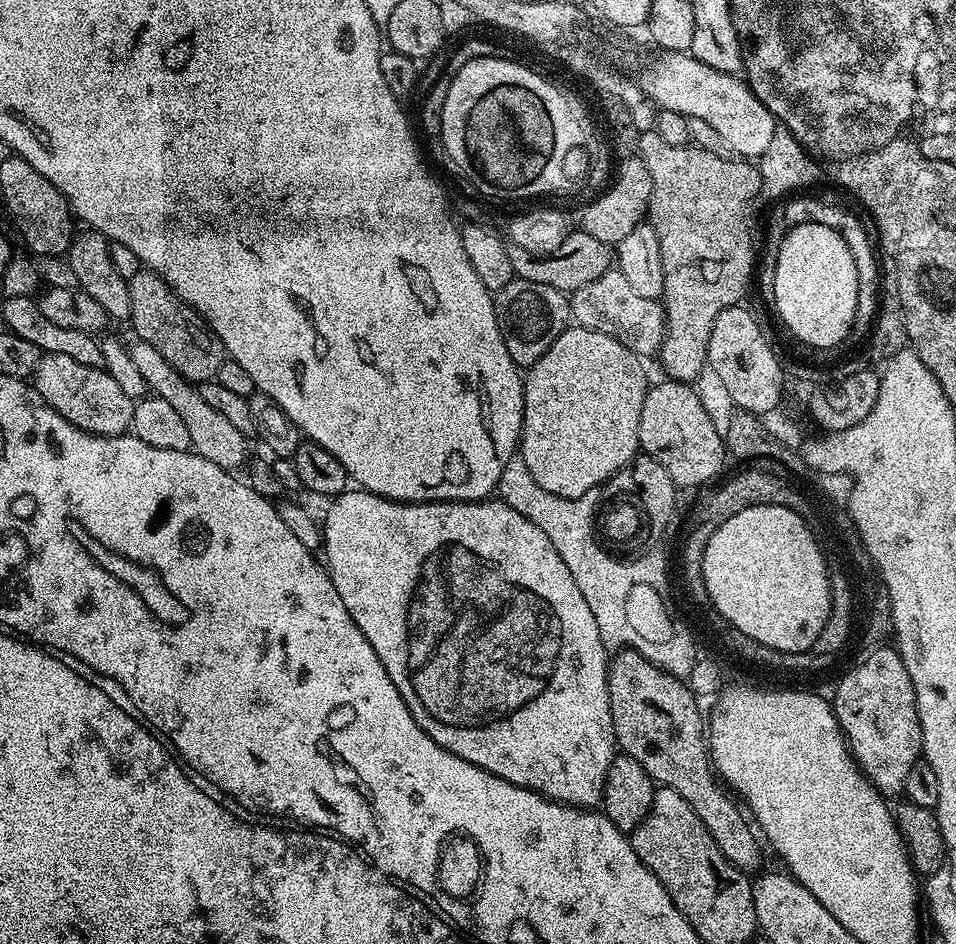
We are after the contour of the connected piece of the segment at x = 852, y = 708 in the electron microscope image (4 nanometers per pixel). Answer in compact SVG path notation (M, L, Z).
M876 646L872 653L865 658L861 664L856 664L844 677L840 680L840 685L836 688L836 697L831 697L830 703L832 711L836 714L836 720L840 724L840 729L844 732L844 739L848 742L848 751L856 760L856 764L860 767L861 772L867 776L876 789L885 797L893 798L892 796L900 796L904 791L904 783L909 777L910 770L913 769L914 764L921 759L922 749L924 747L924 739L922 738L922 726L918 718L918 706L916 705L916 695L914 694L914 682L910 678L910 674L906 670L906 662L902 662L899 651L892 646Z

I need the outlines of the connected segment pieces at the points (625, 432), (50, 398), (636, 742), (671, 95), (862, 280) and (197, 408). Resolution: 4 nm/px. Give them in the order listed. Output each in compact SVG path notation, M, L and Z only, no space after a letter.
M569 326L557 338L554 346L550 346L550 350L546 350L546 354L542 354L542 358L538 358L538 362L534 362L527 369L526 375L523 377L524 425L520 428L521 438L518 445L518 456L519 459L523 460L526 470L530 470L534 482L538 482L538 486L542 486L542 490L550 490L550 494L573 500L586 494L586 490L600 488L601 485L612 479L619 468L626 467L634 459L640 448L638 418L642 418L642 402L650 387L650 379L648 380L648 376L640 364L643 364L641 357L635 356L630 350L626 350L626 346L622 346L622 342L589 328Z
M43 353L36 367L34 387L62 418L95 436L123 436L132 426L133 400L103 368L82 366L70 354Z
M643 651L620 652L617 656L615 653L611 657L608 666L608 697L610 698L610 714L619 751L623 755L634 758L634 762L638 762L638 766L642 766L642 770L646 770L646 774L650 774L650 778L657 785L672 788L678 794L682 794L682 798L686 798L686 802L690 802L694 814L698 814L698 818L702 818L706 830L732 865L745 874L759 871L762 850L756 840L757 833L754 828L752 830L748 826L750 820L742 811L741 805L718 783L718 776L714 768L704 761L704 748L700 743L700 735L703 731L701 725L704 718L698 706L693 703L694 693L689 685L681 677L663 672L658 665L644 657Z
M691 54L687 58L678 58L678 90L664 90L658 86L656 107L660 110L674 110L693 121L701 120L709 124L720 135L721 142L729 148L727 151L740 158L759 158L766 154L778 129L776 117L770 114L770 110L766 110L763 102L739 75L710 70L710 66L698 62Z
M796 194L787 201L784 208L785 225L809 224L818 222L822 226L830 226L846 242L850 254L856 263L858 270L858 302L856 303L856 316L852 319L851 339L863 341L872 331L872 325L878 315L878 301L882 296L882 283L880 284L880 268L876 265L876 252L868 241L868 232L864 224L848 208L835 204L832 200L819 200L816 196L804 196L808 194Z
M136 342L136 345L128 348L128 353L138 374L142 374L149 389L166 402L170 402L170 406L174 406L174 410L178 410L182 422L186 422L186 430L190 434L192 443L191 451L195 452L197 456L214 462L214 466L219 468L237 470L236 468L242 467L244 463L246 463L245 465L249 463L249 437L243 436L238 430L238 426L232 425L224 415L218 414L218 410L211 408L202 398L197 385L180 376L178 370L174 370L174 366L170 366L170 362L166 362L166 358L162 358L162 354L158 354L158 350L154 350L154 346Z

